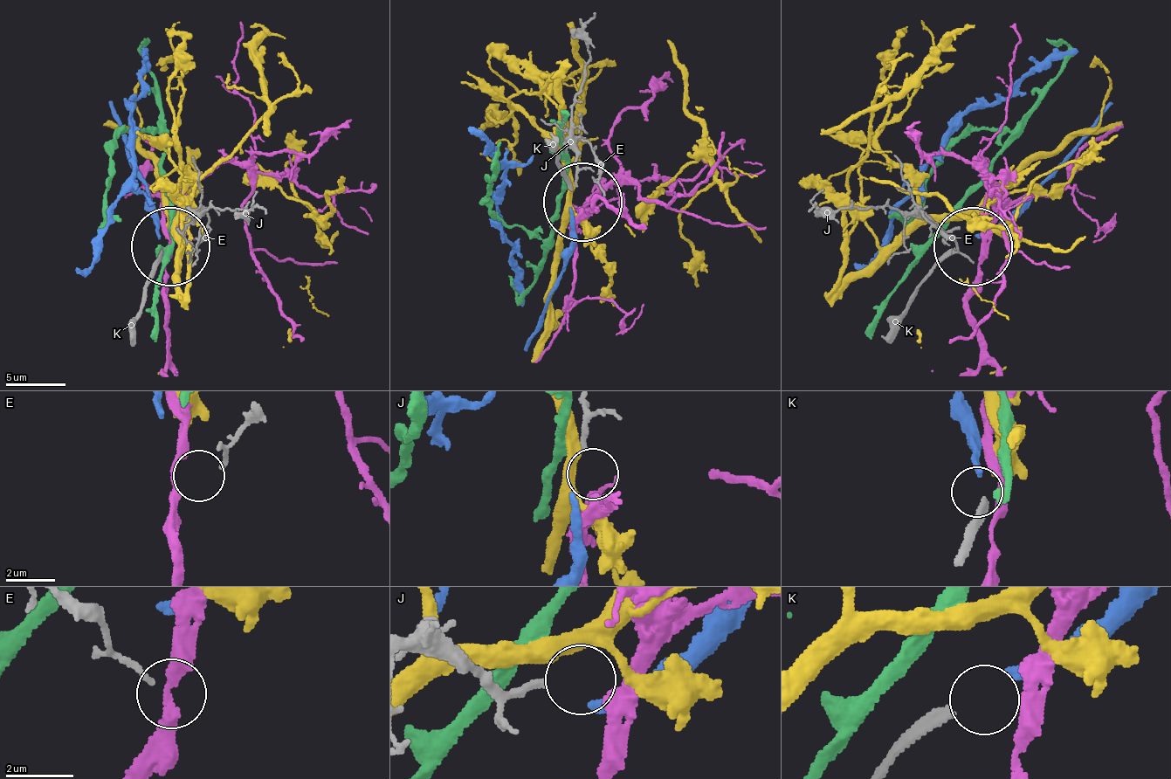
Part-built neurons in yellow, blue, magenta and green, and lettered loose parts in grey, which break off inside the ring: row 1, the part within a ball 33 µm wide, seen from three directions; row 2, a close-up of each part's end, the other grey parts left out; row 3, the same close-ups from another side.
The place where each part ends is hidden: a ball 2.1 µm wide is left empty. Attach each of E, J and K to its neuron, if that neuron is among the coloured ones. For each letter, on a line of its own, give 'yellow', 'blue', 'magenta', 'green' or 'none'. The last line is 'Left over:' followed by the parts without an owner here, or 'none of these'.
E: none
J: magenta
K: blue
Left over: E

